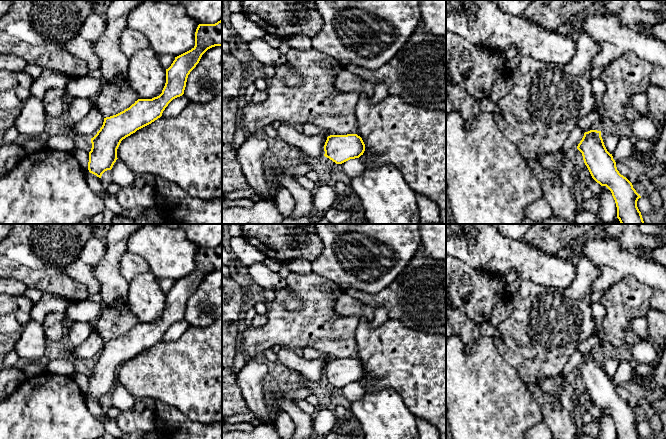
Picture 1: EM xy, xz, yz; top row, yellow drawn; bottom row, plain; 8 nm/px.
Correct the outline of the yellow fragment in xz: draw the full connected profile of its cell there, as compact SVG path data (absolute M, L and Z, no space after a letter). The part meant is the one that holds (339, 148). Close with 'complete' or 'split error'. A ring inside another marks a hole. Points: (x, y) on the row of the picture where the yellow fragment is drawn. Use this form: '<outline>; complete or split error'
M357 134L330 135L325 142L324 151L325 157L336 164L342 164L363 155L365 144Z; complete

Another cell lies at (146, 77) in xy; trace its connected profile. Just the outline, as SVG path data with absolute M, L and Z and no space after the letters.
M151 47L136 52L129 58L128 83L139 99L152 99L159 96L166 83L166 69Z

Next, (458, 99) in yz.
M446 82L446 115L454 111L461 114L465 127L470 129L475 118L481 112L480 102L465 89Z

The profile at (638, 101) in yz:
M645 93L633 95L630 99L630 103L640 116L648 116L648 106Z

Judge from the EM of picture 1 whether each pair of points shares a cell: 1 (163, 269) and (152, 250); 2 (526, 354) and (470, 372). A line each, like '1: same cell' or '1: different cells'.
1: same cell
2: different cells

